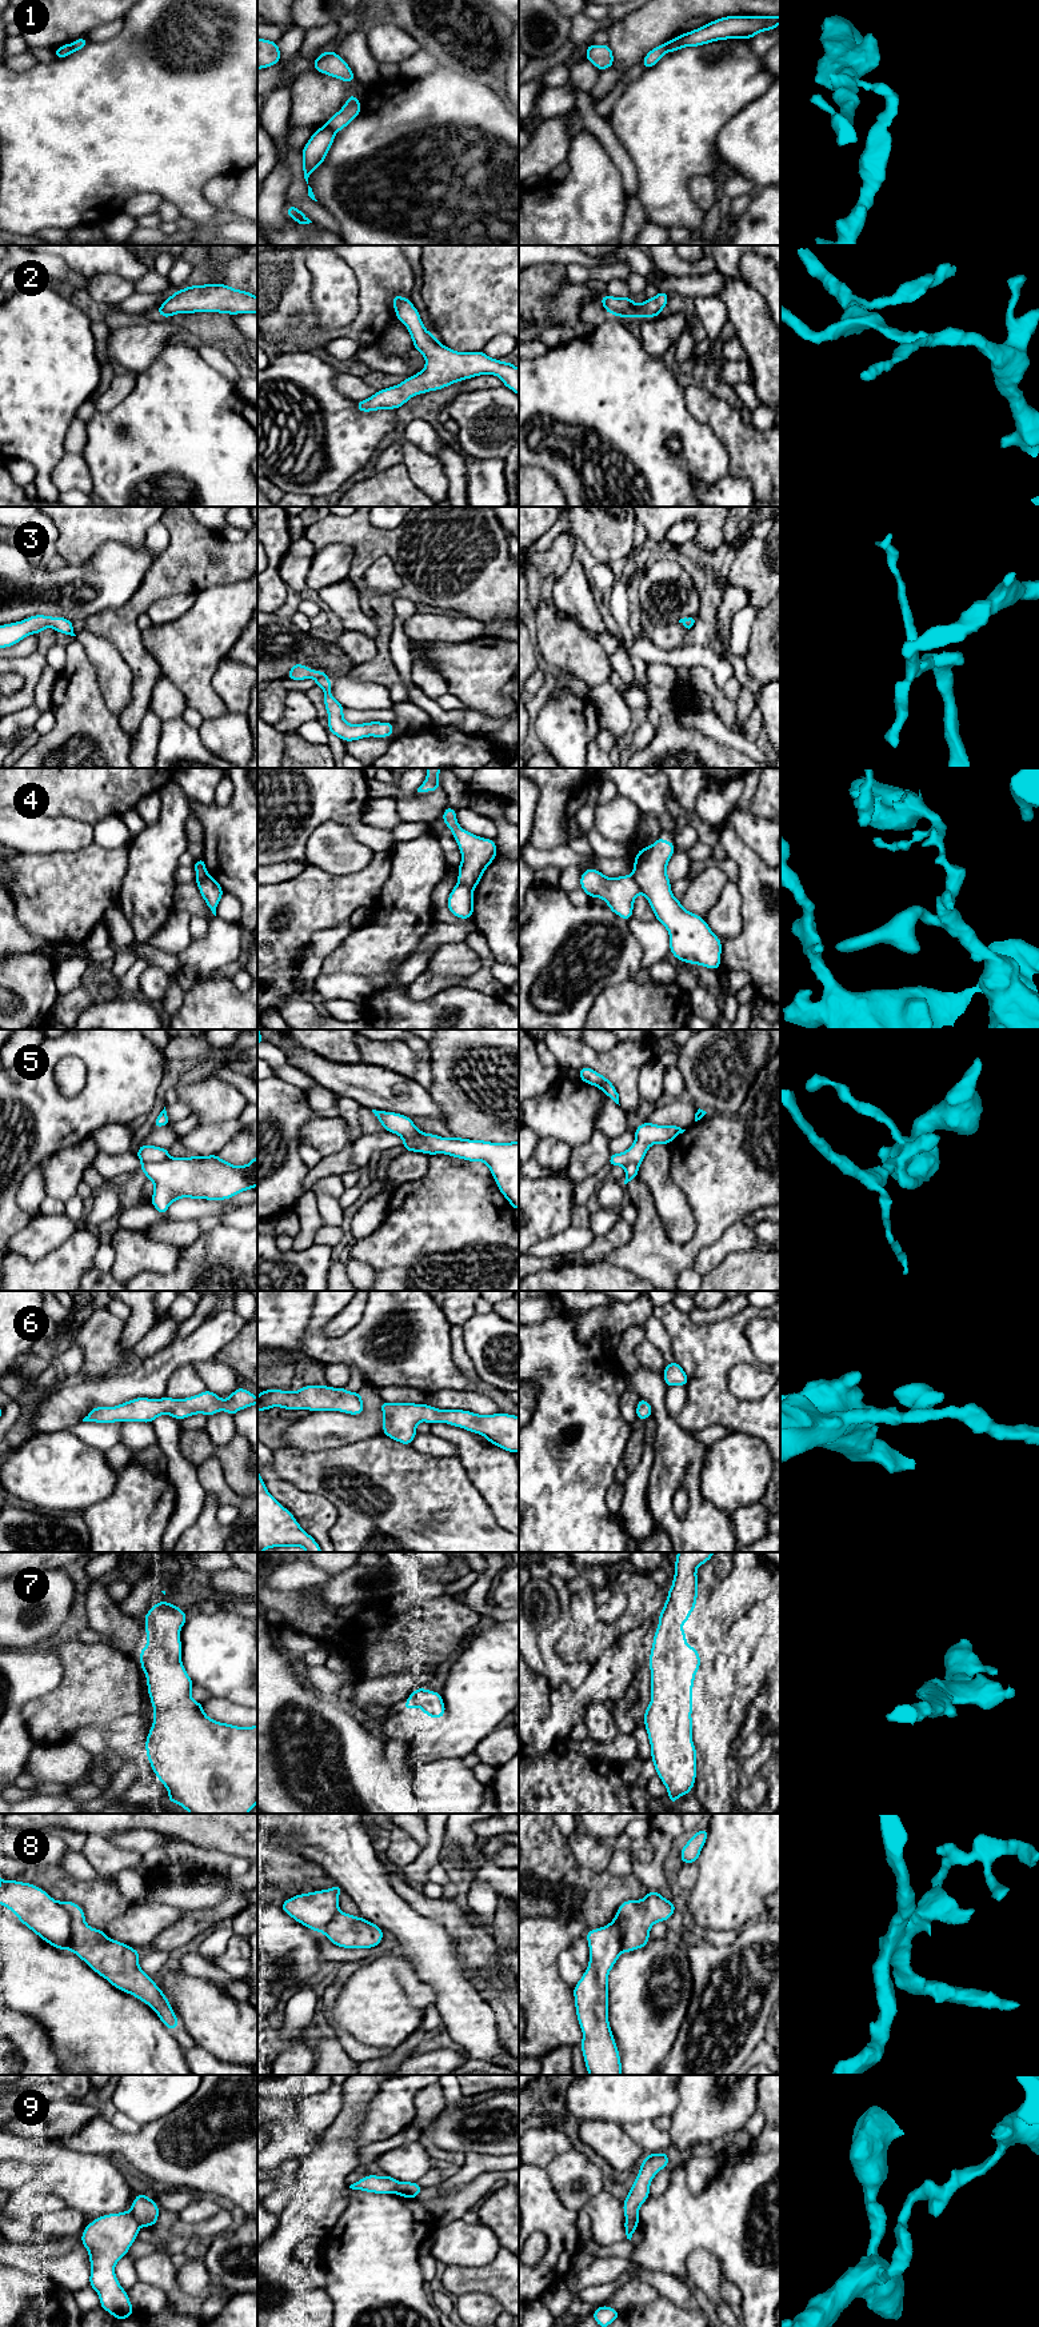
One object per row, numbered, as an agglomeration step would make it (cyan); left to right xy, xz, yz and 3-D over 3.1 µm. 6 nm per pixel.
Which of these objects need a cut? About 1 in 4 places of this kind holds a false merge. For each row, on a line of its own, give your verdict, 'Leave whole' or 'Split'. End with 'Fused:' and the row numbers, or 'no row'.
1: Split
2: Leave whole
3: Leave whole
4: Split
5: Split
6: Leave whole
7: Leave whole
8: Split
9: Leave whole
Fused: 1, 4, 5, 8

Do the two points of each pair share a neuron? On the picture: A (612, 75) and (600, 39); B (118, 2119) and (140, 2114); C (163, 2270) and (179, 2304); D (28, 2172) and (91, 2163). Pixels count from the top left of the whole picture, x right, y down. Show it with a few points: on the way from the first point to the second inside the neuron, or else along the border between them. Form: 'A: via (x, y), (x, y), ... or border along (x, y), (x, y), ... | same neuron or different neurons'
A: border along (606, 31), (608, 43) | different neurons
B: border along (116, 2110), (128, 2115), (142, 2127) | different neurons
C: via (166, 2278), (175, 2296) | same neuron
D: border along (14, 2159), (35, 2170), (30, 2184) | different neurons

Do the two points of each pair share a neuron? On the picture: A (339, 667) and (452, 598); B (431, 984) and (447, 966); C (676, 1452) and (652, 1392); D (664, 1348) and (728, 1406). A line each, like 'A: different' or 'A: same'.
A: different
B: different
C: same
D: different

